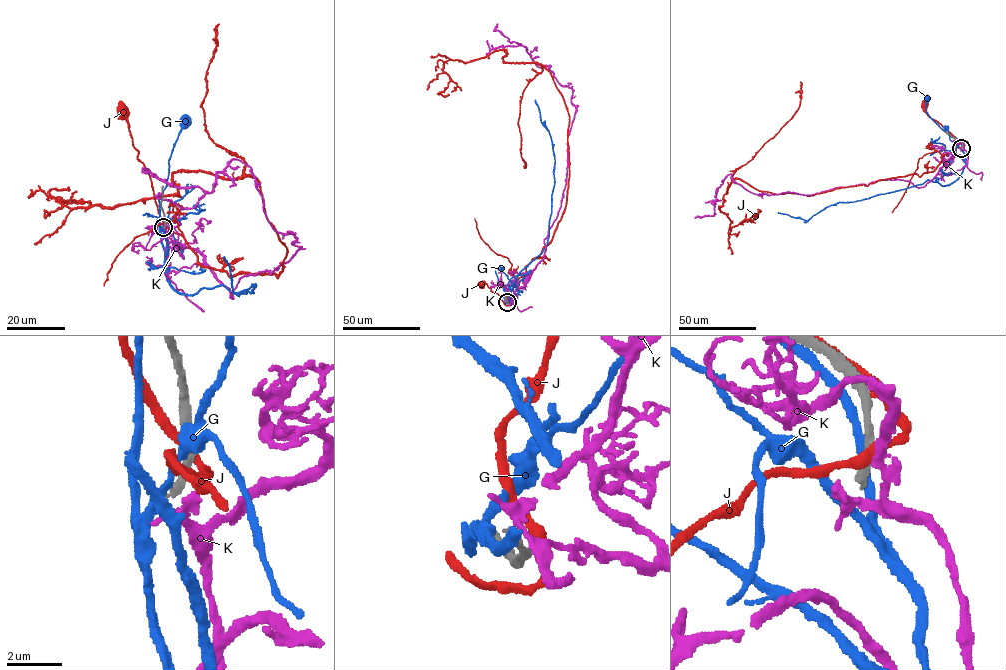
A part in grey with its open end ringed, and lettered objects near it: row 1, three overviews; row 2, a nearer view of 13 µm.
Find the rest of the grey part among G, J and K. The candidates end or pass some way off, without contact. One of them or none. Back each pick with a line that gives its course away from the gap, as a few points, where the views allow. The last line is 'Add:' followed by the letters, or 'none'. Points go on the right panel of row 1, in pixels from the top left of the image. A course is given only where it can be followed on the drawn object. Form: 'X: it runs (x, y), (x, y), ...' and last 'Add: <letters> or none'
Add: none

